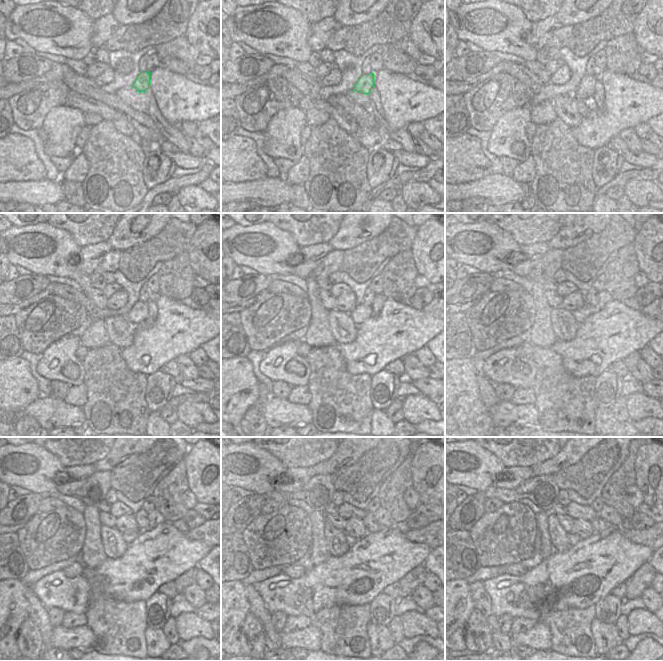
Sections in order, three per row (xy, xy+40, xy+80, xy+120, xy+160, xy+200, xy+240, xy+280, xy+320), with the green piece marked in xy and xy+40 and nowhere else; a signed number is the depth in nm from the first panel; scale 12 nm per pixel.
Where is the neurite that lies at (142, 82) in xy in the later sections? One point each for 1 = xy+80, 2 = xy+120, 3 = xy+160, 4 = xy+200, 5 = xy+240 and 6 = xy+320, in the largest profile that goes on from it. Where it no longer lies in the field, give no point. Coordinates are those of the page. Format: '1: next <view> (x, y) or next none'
1: next xy+80 (585, 90)
2: next xy+120 (138, 313)
3: next xy+160 (361, 312)
4: next xy+200 (580, 315)
5: next xy+240 (128, 537)
6: next xy+320 (573, 539)

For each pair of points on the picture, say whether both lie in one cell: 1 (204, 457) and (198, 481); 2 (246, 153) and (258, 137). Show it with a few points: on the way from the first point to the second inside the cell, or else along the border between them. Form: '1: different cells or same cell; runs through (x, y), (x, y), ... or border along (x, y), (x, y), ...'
1: same cell; runs through (204, 463), (200, 475)
2: different cells; border along (236, 134), (254, 141), (264, 163)

